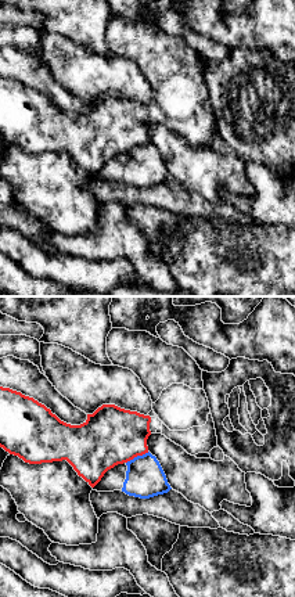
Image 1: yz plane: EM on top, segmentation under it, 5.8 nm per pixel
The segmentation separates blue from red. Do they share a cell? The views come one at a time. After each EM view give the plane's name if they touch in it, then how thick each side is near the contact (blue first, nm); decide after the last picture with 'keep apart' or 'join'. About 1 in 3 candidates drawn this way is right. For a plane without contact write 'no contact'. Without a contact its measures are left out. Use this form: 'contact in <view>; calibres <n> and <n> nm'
contact in yz; calibres 220 and 340 nm

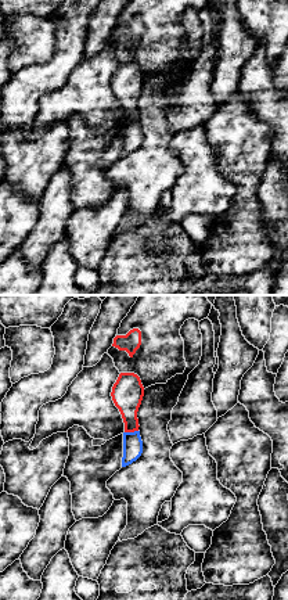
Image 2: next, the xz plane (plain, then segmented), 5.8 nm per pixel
contact in xz; calibres 110 and 180 nm

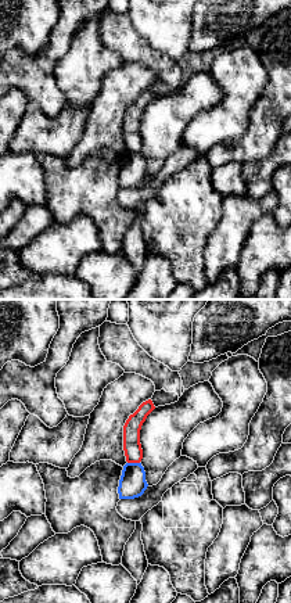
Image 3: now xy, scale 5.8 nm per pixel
contact in xy; calibres 160 and 110 nm

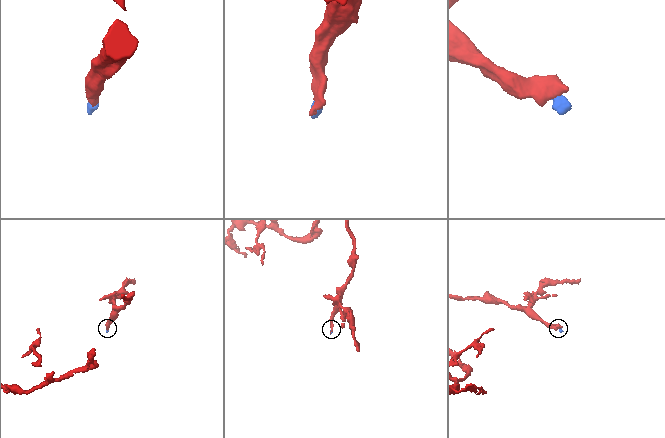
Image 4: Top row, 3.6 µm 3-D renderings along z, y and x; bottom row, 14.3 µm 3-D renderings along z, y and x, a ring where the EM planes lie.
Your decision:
keep apart

